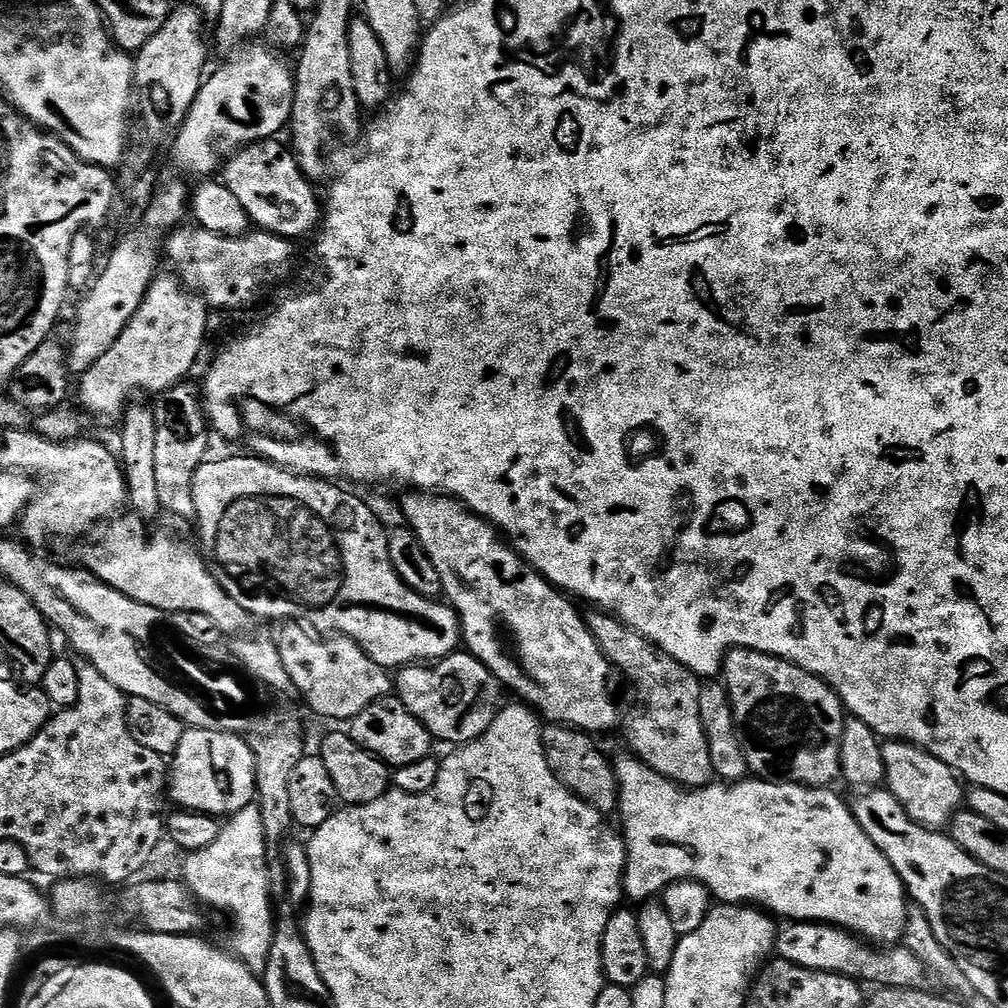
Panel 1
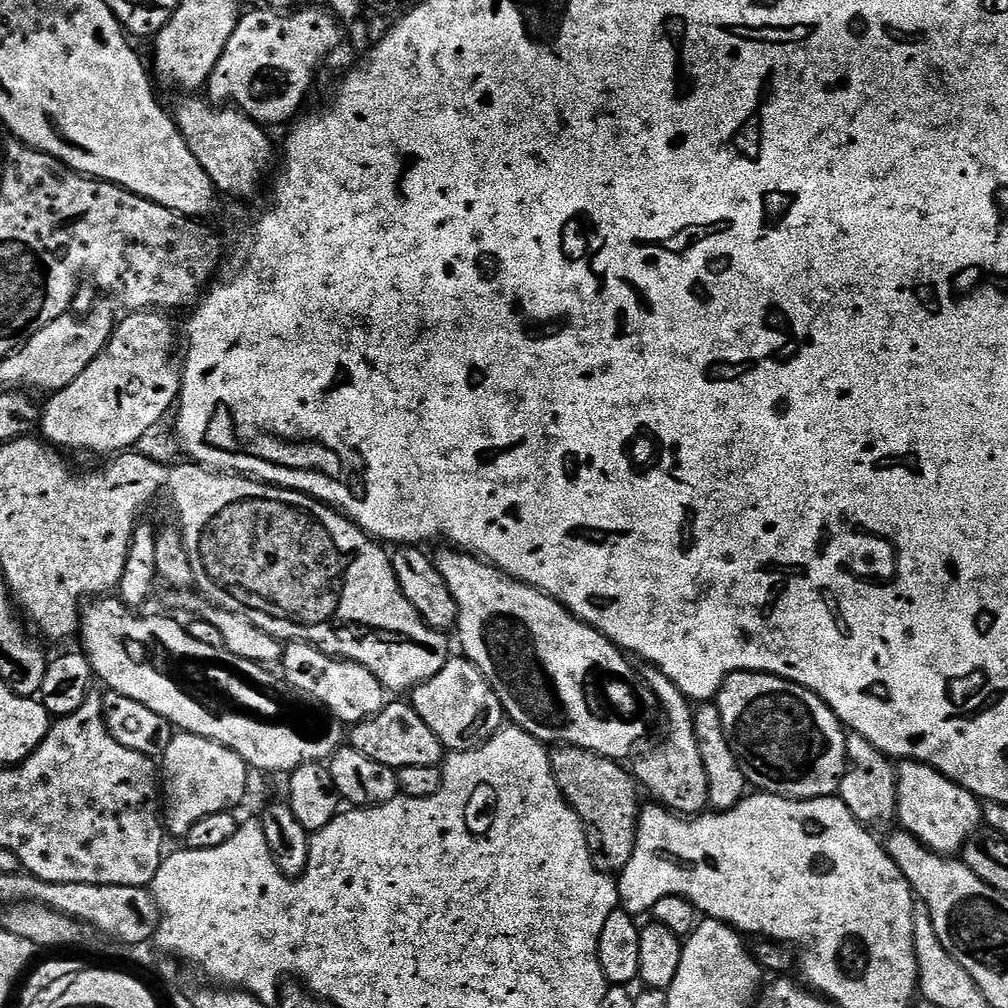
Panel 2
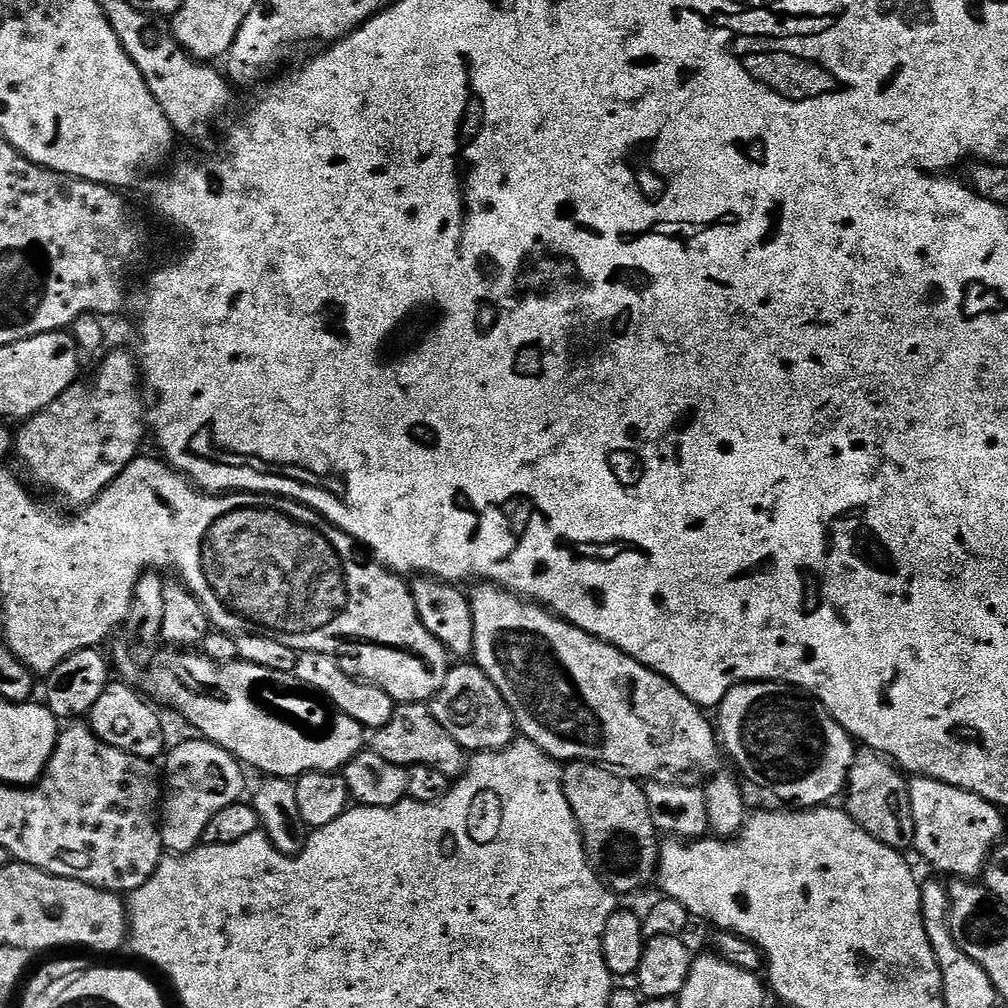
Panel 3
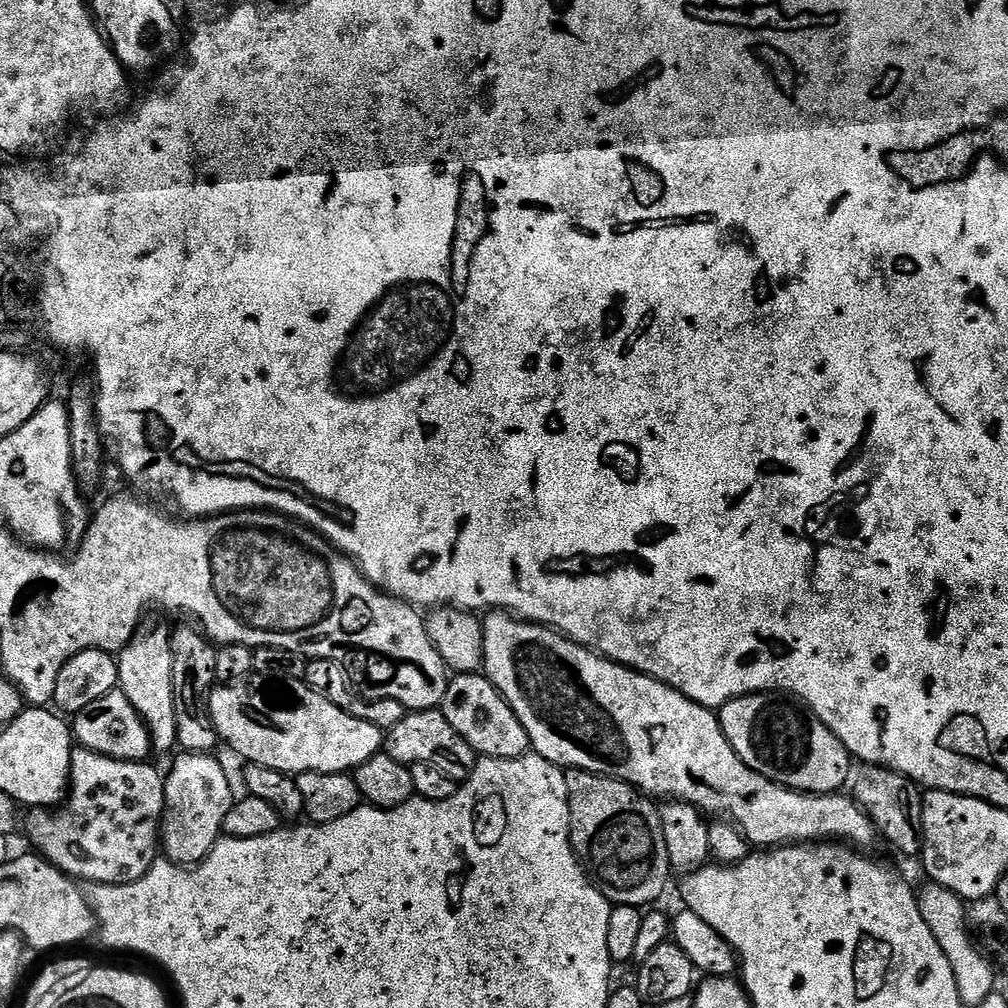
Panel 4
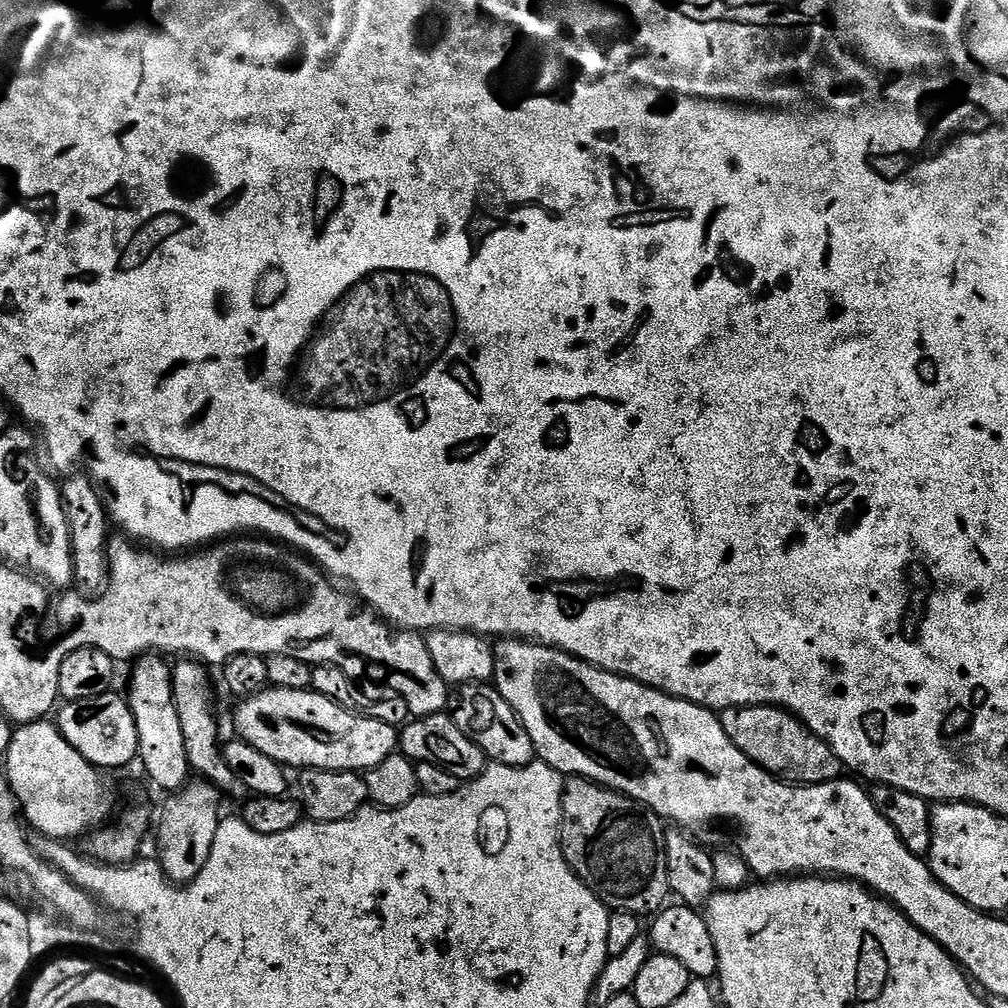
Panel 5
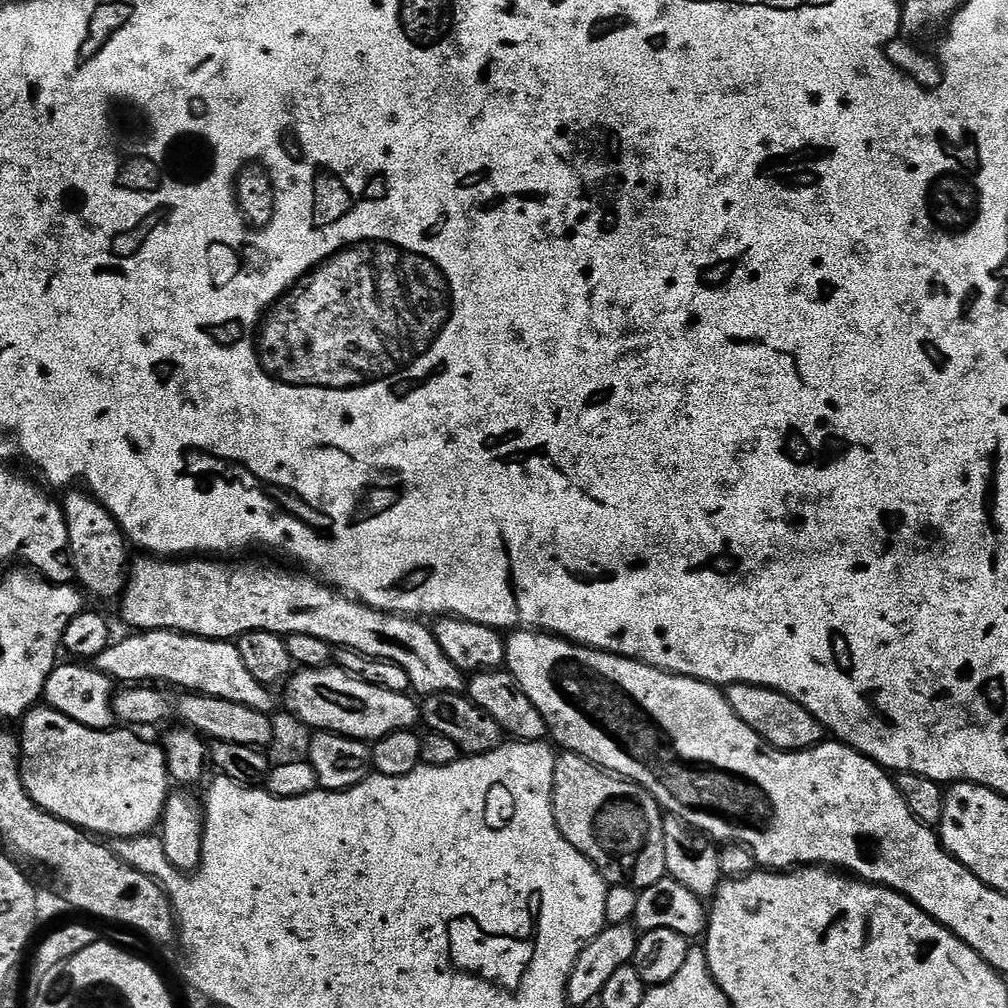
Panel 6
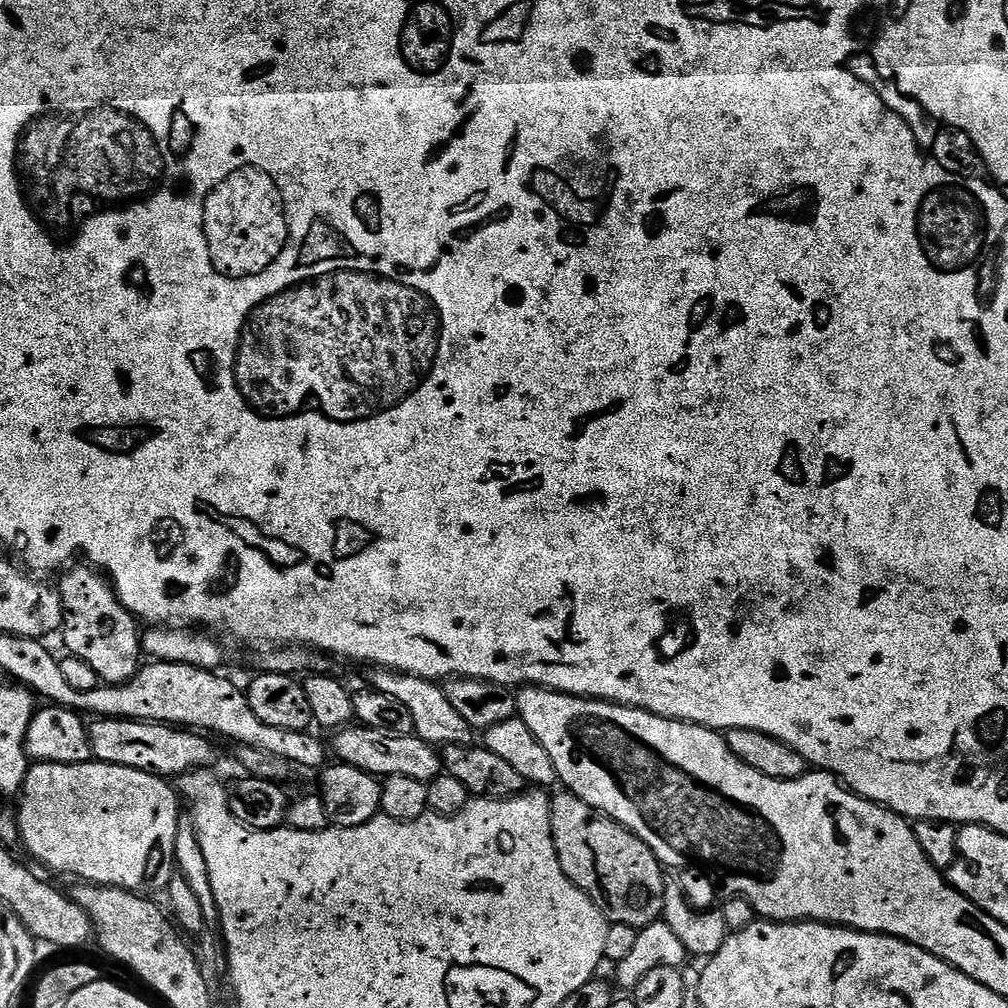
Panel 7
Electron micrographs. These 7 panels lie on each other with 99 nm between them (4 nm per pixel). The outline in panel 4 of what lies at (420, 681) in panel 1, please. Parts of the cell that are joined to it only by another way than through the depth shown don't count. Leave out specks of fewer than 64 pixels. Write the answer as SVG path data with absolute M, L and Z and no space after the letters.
M453 675L449 679L448 689L444 695L442 711L446 722L450 722L450 726L454 726L454 730L458 730L458 734L462 738L466 738L466 742L470 742L470 746L481 757L494 760L513 760L529 751L528 735L522 722L518 722L514 710L500 697L500 691L492 685L487 675Z

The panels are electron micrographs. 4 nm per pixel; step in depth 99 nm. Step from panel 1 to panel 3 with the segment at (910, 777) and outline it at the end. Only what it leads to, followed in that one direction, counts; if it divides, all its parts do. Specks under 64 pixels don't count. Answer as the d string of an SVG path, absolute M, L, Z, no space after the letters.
M929 776L907 781L914 822L914 852L947 878L975 881L984 871L992 849L1001 843L1005 813L973 792Z

